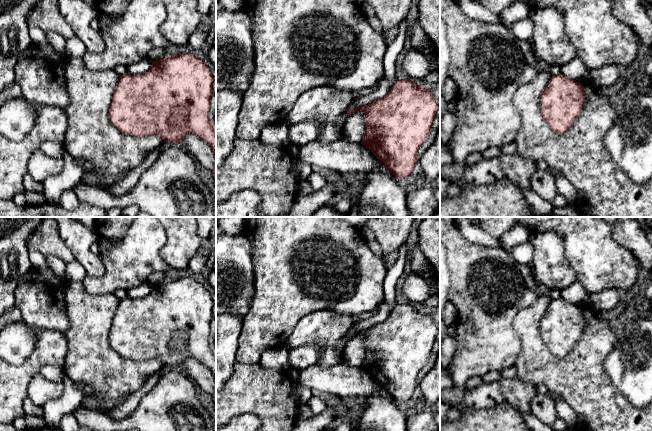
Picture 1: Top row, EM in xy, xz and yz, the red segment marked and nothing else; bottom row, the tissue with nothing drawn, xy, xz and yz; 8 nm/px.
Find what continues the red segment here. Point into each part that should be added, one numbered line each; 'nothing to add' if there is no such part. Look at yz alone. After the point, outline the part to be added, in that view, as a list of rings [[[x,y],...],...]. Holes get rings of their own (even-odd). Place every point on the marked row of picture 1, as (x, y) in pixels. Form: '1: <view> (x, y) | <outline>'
nothing to add

